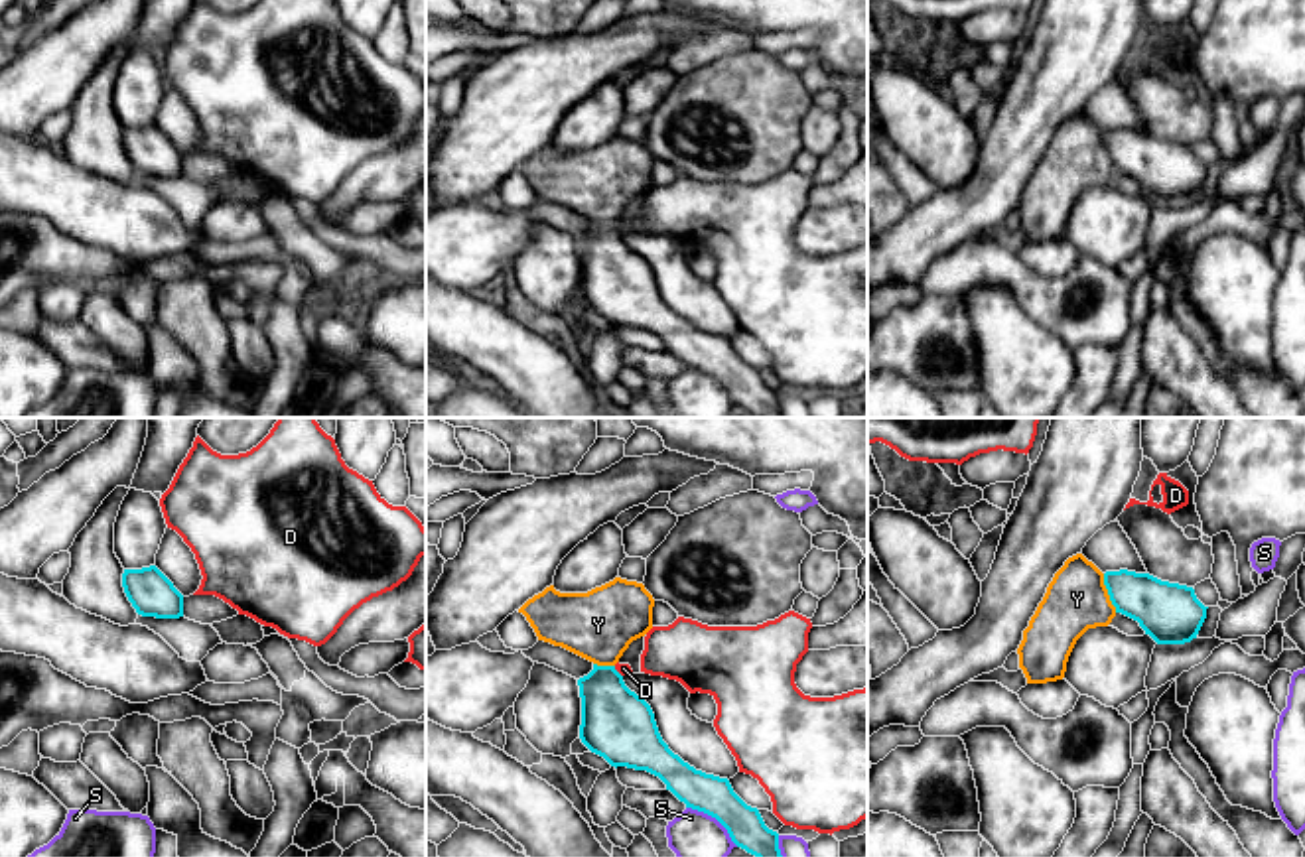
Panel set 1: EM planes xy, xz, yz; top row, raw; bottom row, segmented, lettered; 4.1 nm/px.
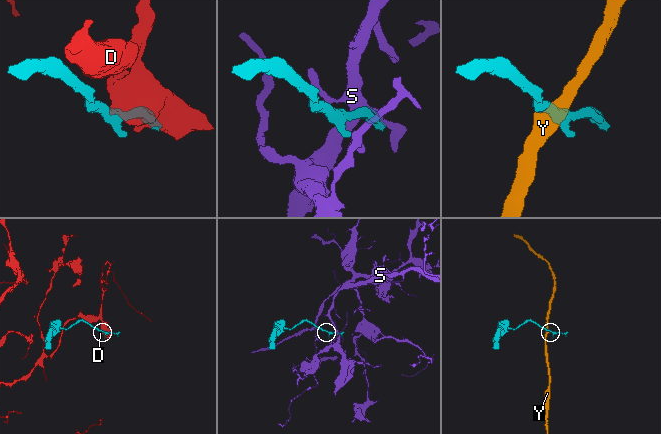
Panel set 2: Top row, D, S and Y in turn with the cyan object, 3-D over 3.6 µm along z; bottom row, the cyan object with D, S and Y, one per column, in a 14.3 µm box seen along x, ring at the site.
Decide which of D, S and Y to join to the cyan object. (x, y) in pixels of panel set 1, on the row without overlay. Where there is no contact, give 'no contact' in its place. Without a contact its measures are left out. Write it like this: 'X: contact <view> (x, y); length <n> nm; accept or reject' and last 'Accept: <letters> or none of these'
D: contact xz (618, 231); length 60 nm; reject
S: contact xz (714, 375); length 280 nm; reject
Y: contact yz (1108, 152); length 170 nm; reject
Accept: none of these

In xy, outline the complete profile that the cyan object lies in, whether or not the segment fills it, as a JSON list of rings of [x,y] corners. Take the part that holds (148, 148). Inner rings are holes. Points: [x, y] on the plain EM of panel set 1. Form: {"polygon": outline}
{"polygon": [[[156,124],[142,128],[124,128],[122,146],[128,160],[142,175],[183,175],[183,154]]]}

